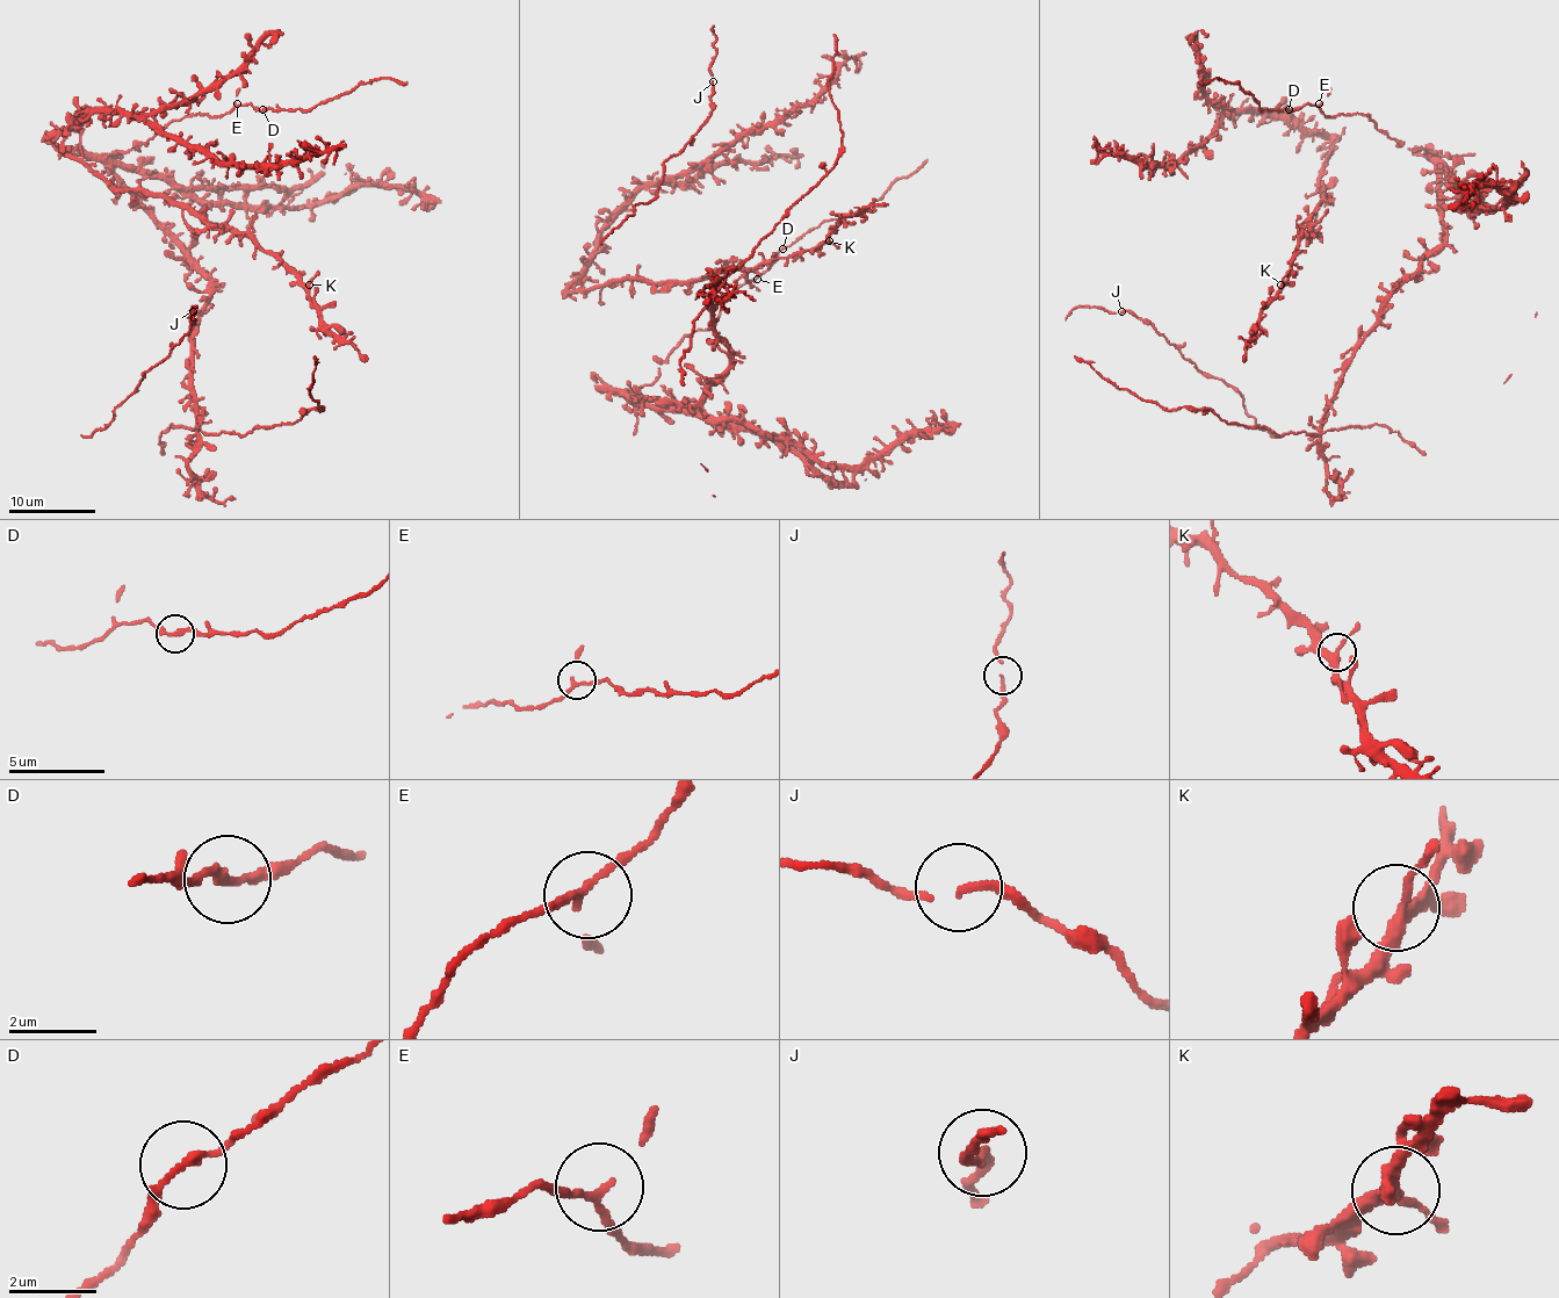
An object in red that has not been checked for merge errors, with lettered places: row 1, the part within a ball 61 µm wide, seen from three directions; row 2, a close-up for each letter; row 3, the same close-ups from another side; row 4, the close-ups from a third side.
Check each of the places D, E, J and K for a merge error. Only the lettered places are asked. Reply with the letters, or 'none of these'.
none of these

